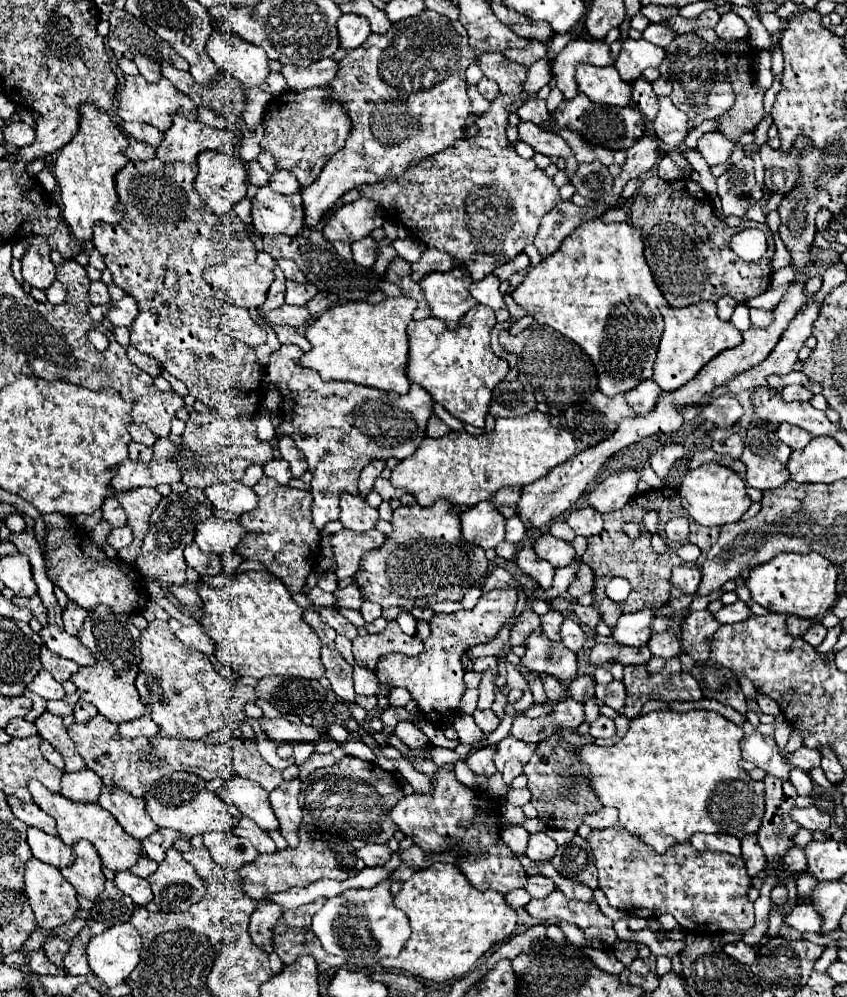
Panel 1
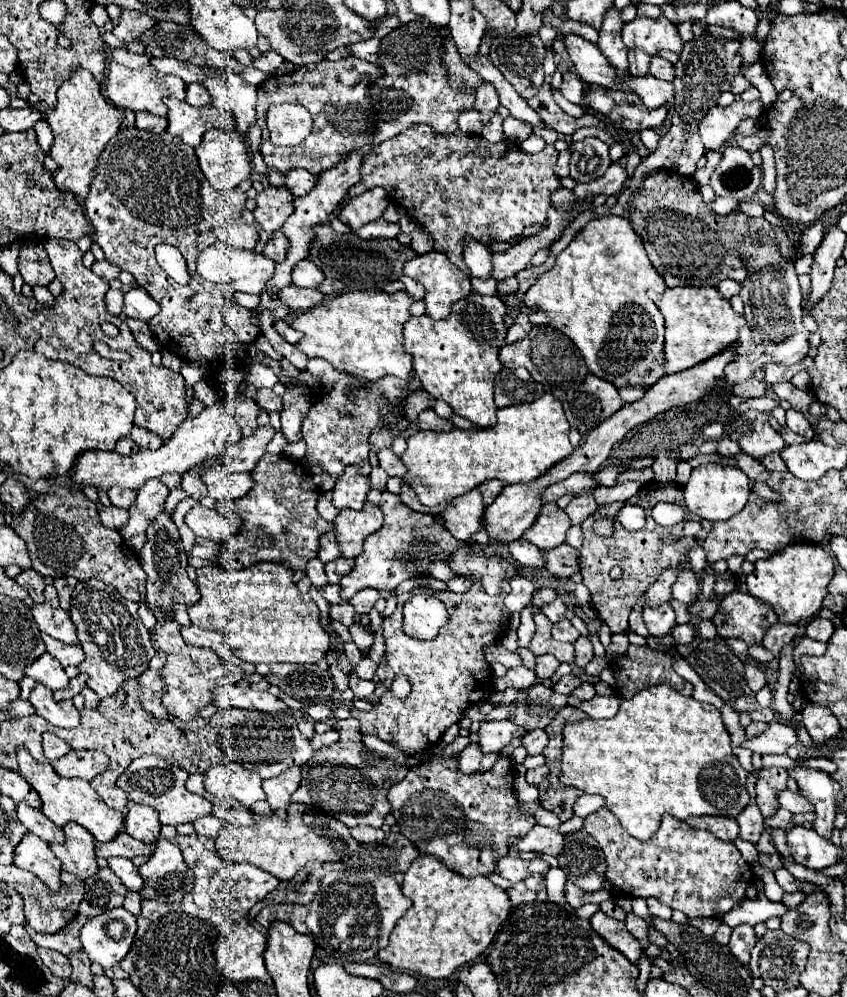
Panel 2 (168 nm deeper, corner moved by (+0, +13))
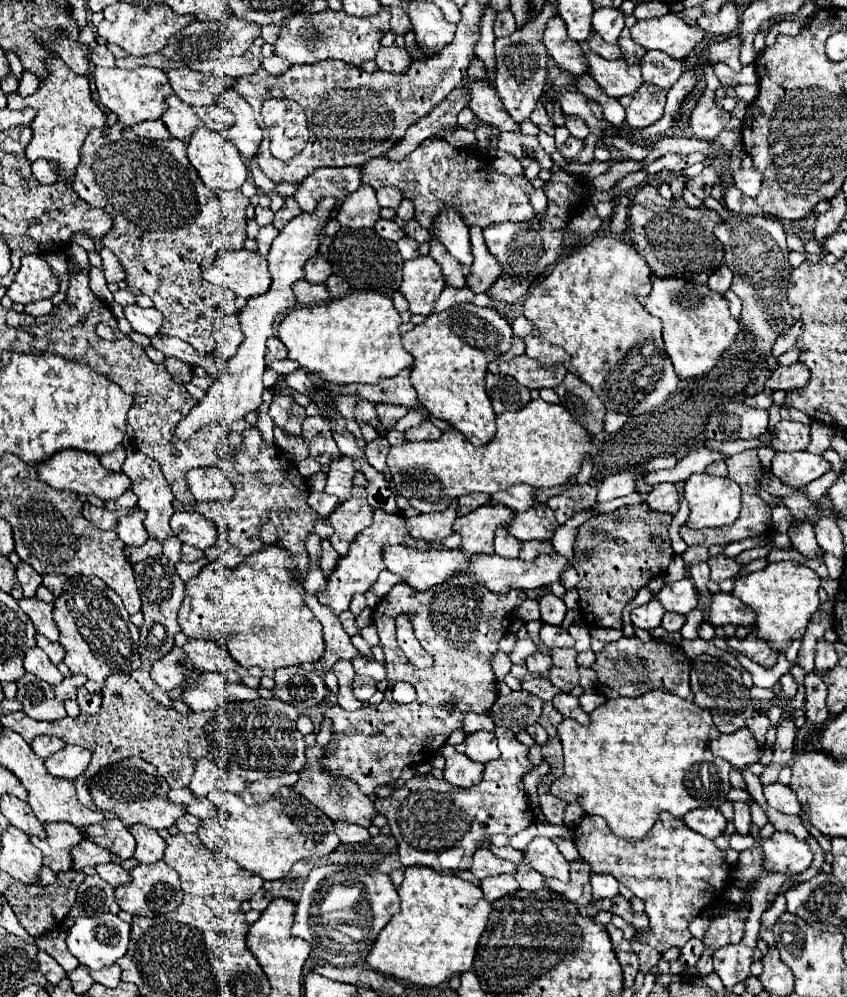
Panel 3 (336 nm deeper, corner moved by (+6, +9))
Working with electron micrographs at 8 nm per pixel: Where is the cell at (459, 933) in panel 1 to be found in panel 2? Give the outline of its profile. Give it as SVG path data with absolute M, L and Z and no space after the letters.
M420 855L418 859L412 861L410 869L404 873L402 893L412 901L412 907L392 929L390 945L378 953L378 959L400 971L412 971L432 979L450 977L458 967L482 955L484 949L496 937L496 933L502 929L504 921L508 919L508 913L512 913L512 903L508 901L508 893L496 887L488 877L476 877L476 879L460 877L458 873L452 873L452 869L448 869L438 857L432 855Z

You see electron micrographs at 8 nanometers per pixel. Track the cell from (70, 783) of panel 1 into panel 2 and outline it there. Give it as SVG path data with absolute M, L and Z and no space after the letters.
M70 749L64 757L56 759L52 767L60 777L70 777L70 779L86 779L92 781L96 775L104 773L108 765L108 757L100 751L74 751Z

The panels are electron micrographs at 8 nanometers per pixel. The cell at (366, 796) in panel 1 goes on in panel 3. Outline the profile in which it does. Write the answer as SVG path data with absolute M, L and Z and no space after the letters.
M308 747L306 749L306 755L308 755L308 763L306 767L300 771L300 779L296 783L296 791L304 797L310 799L310 803L314 803L318 809L322 809L332 821L348 821L348 823L354 823L354 825L362 825L362 827L368 827L372 825L372 817L376 815L376 809L370 801L370 797L366 797L358 785L350 779L342 779L342 777L336 777L332 773L326 773L322 767L320 767L320 757L324 755L324 749L322 747Z

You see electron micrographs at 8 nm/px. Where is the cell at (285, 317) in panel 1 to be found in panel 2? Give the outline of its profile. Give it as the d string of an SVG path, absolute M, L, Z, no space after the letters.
M294 285L284 287L278 293L280 301L284 301L284 305L288 305L288 309L292 313L302 313L306 309L312 309L314 305L318 305L322 301L322 293L318 289L300 289Z

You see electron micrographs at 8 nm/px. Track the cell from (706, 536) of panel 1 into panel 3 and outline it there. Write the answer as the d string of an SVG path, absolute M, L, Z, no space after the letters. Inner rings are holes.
M639 503L622 507L608 515L598 515L578 529L576 547L592 549L592 557L576 565L580 575L580 583L576 587L580 593L578 609L580 619L588 627L622 629L622 609L636 597L640 587L668 571L668 565L674 557L668 539L668 525L672 519L668 513L656 513L646 503ZM628 529L634 533L628 533ZM652 537L660 537L662 545L656 547Z

